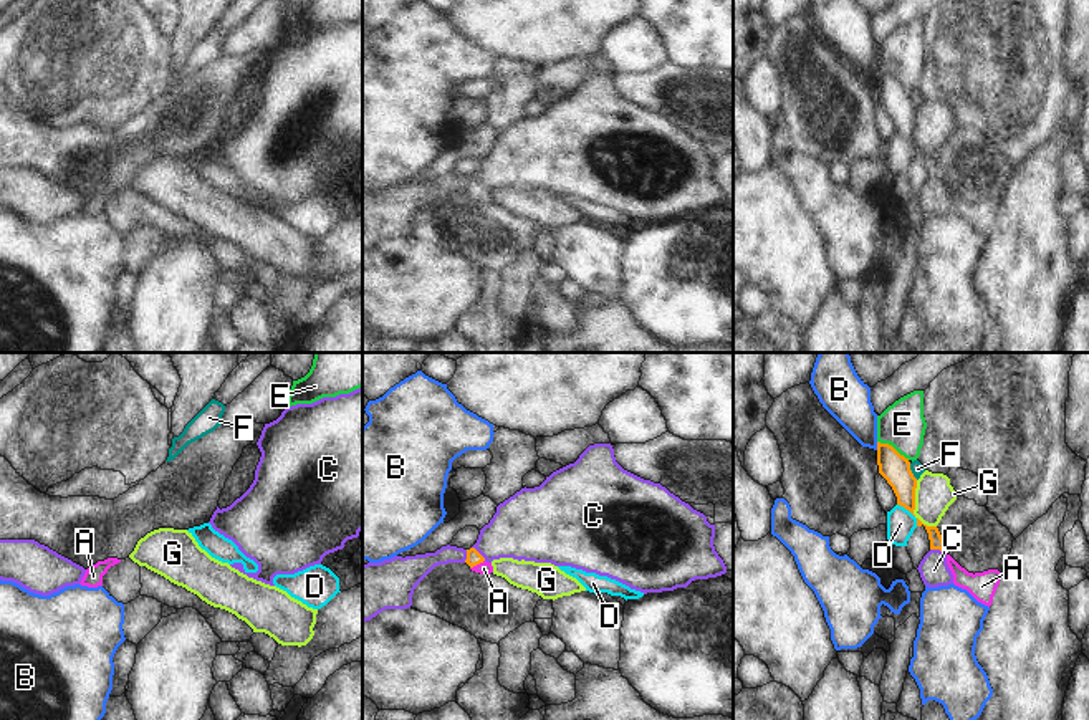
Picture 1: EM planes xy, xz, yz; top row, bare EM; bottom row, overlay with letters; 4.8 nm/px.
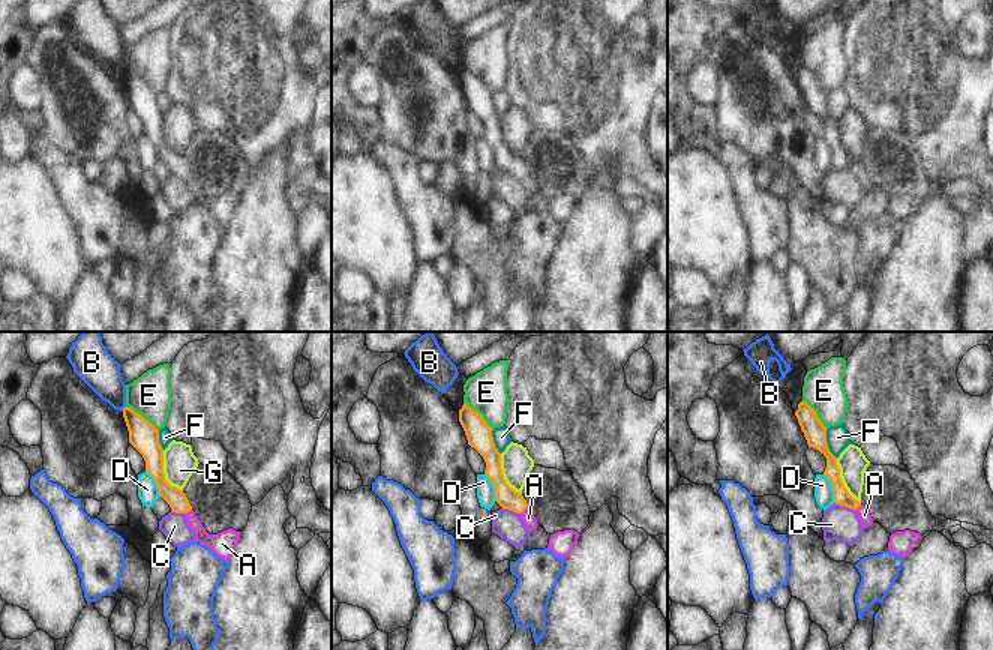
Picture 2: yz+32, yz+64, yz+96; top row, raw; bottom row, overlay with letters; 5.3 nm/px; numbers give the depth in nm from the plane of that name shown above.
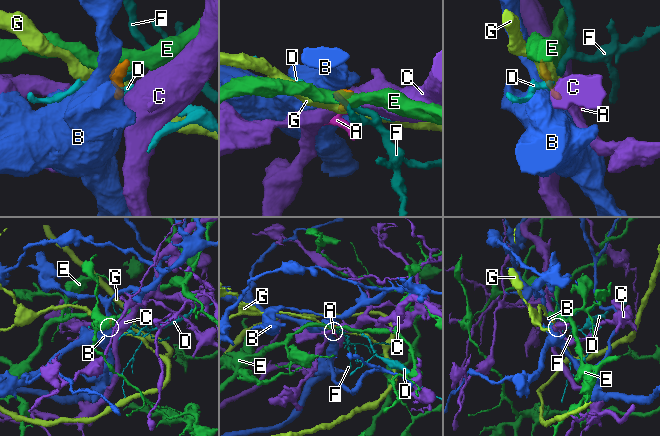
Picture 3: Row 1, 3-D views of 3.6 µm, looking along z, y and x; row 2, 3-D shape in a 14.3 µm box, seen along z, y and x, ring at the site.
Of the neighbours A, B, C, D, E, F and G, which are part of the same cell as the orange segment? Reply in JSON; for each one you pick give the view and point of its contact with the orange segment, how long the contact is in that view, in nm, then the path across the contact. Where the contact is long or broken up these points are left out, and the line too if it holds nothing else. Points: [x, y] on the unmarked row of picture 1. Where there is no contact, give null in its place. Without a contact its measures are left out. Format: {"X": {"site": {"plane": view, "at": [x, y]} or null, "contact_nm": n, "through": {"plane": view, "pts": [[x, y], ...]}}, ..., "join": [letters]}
{"A": {"site": {"plane": "xz", "at": [477, 192]}, "contact_nm": 80, "through": {"plane": "xz", "pts": [[474, 187], [477, 192], [484, 197]]}}, "join": ["A"]}

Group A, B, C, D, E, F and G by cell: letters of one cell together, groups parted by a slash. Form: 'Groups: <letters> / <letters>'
Groups: A / B / C / D / E / F / G

